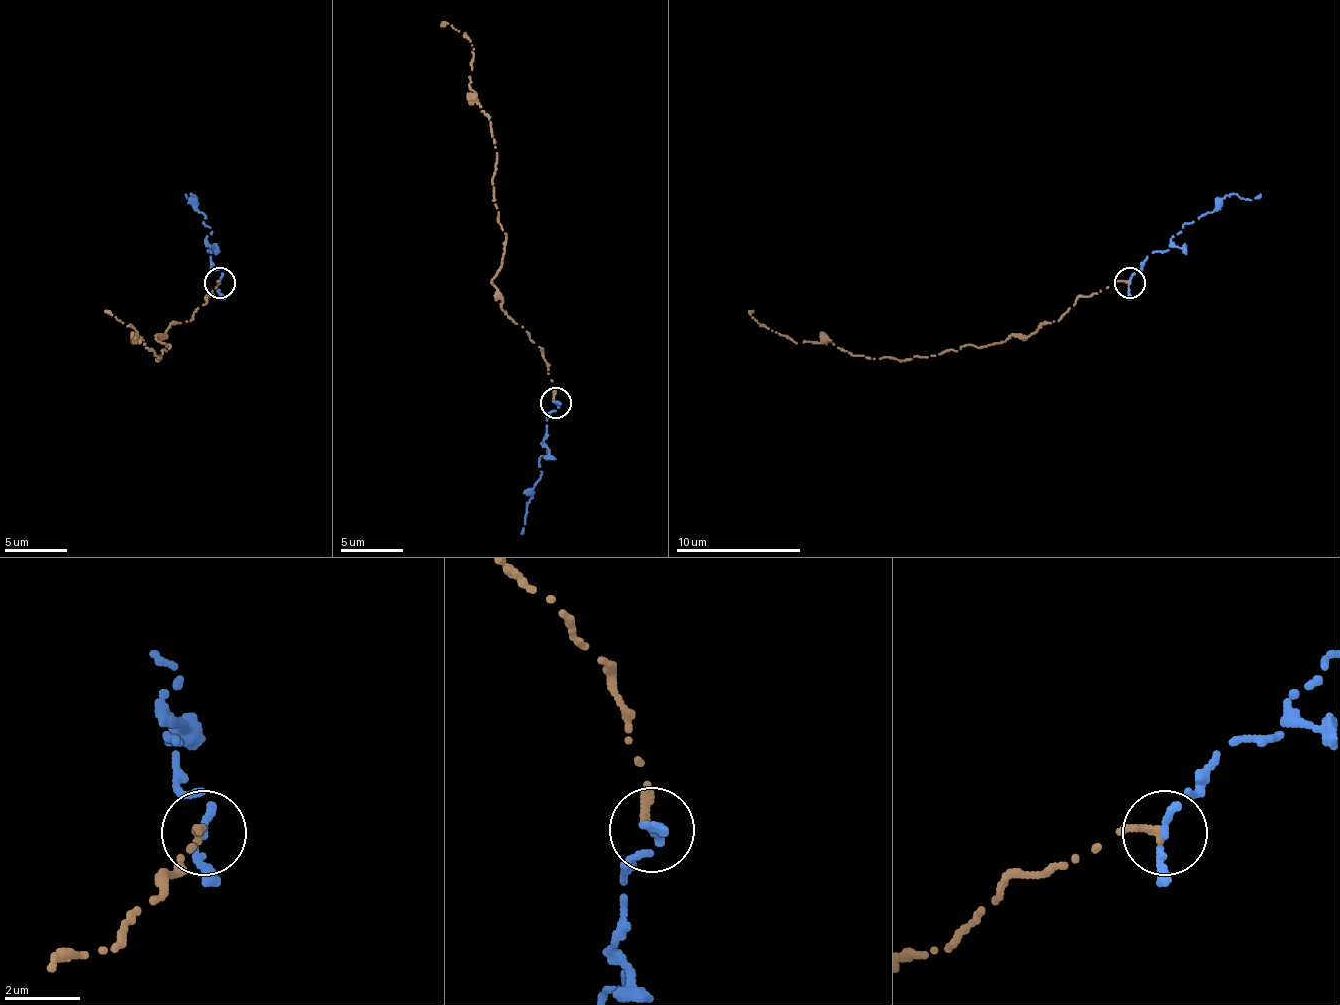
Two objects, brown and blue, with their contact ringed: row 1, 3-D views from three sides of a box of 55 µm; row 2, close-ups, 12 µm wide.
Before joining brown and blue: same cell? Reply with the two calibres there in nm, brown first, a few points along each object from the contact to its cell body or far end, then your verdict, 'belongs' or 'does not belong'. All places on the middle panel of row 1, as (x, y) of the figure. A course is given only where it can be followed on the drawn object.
240 nm thick on the brown side, 150 nm on the other; brown runs (553, 400), (544, 354), (497, 301), (491, 279), (507, 239), (491, 120), (469, 86), (472, 46), (441, 27); blue runs (557, 404), (547, 416), (544, 441), (547, 456), (538, 463), (541, 478), (532, 488), (522, 534); does not belong

